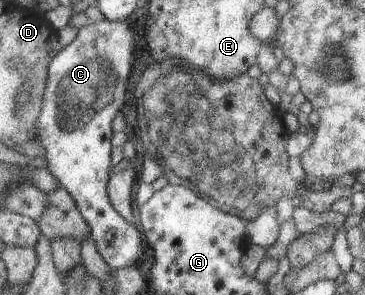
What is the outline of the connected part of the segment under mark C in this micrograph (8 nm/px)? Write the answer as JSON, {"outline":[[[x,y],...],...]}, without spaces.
{"outline":[[[105,18],[82,25],[75,41],[50,64],[43,108],[35,125],[35,140],[45,147],[46,170],[75,199],[91,227],[91,238],[111,271],[138,266],[145,251],[144,231],[123,218],[108,191],[114,167],[113,119],[125,105],[125,89],[139,41],[139,31],[127,21]]]}

